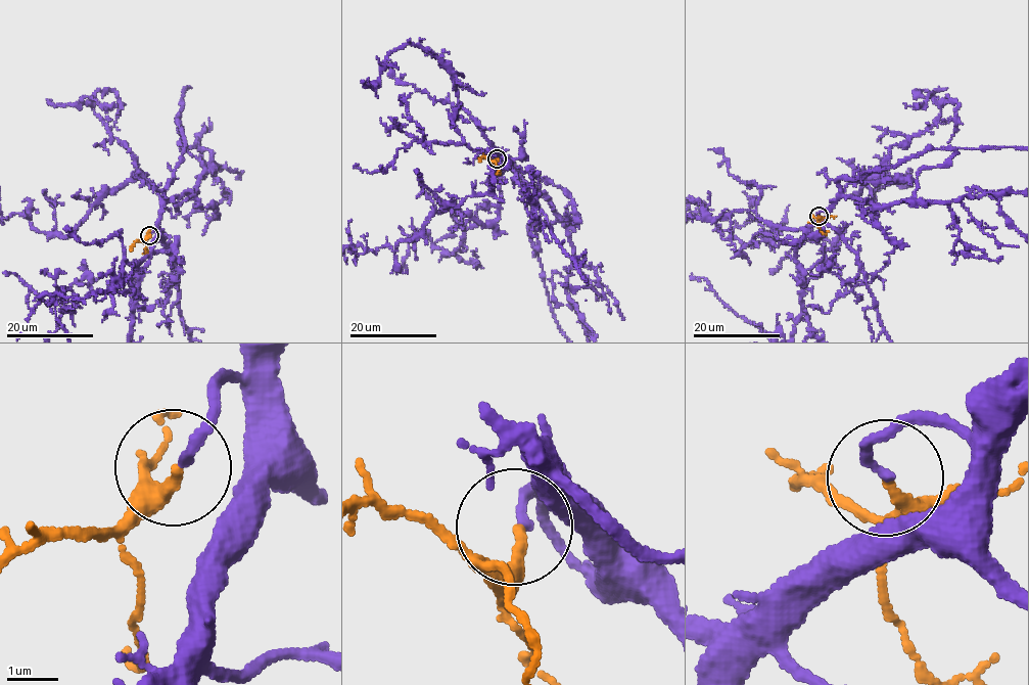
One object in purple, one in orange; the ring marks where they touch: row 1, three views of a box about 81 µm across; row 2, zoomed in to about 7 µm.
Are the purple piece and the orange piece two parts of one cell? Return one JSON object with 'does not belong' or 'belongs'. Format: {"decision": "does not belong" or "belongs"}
{"decision": "belongs"}

